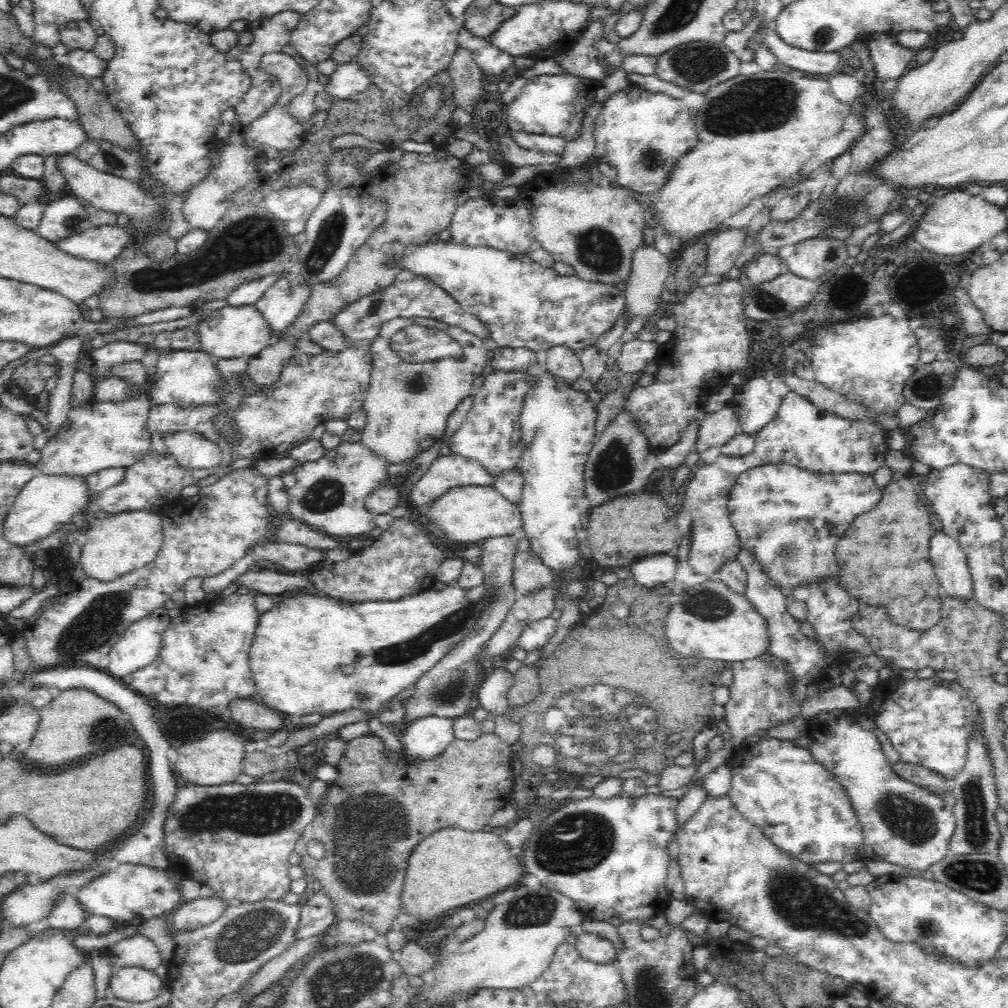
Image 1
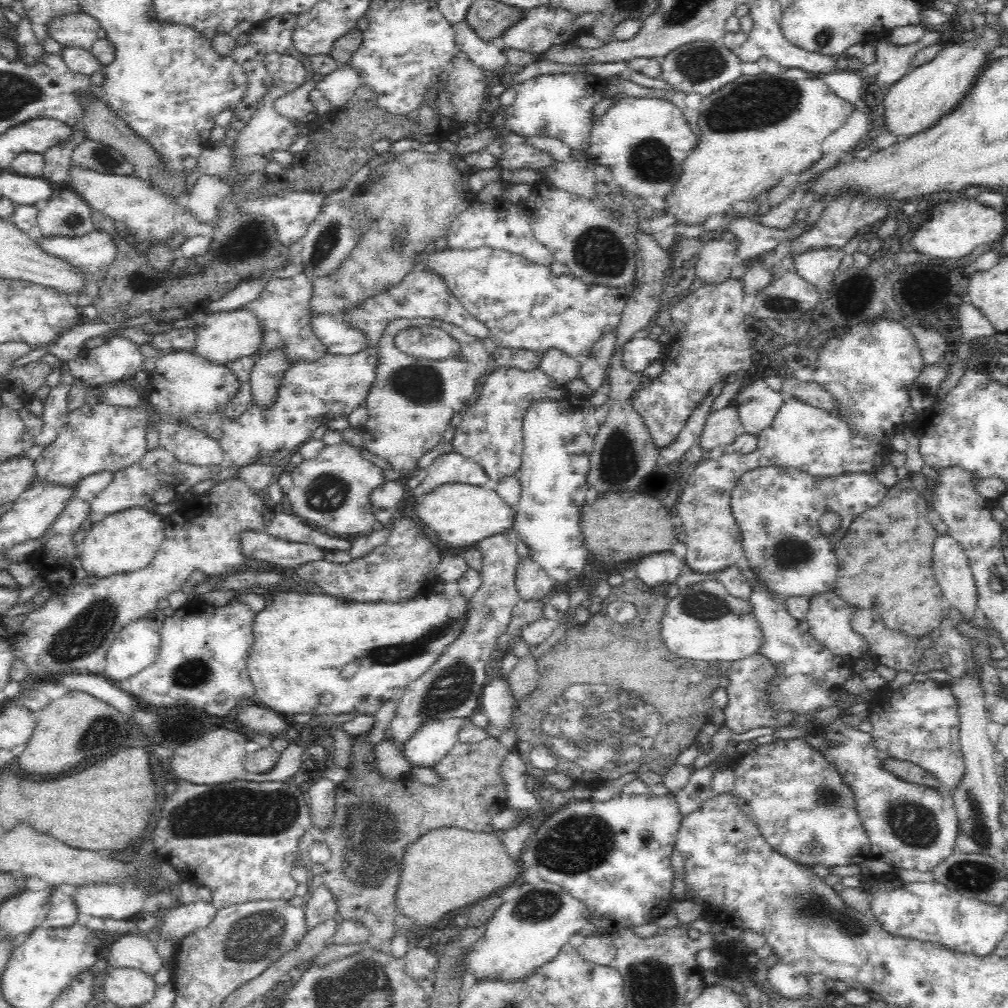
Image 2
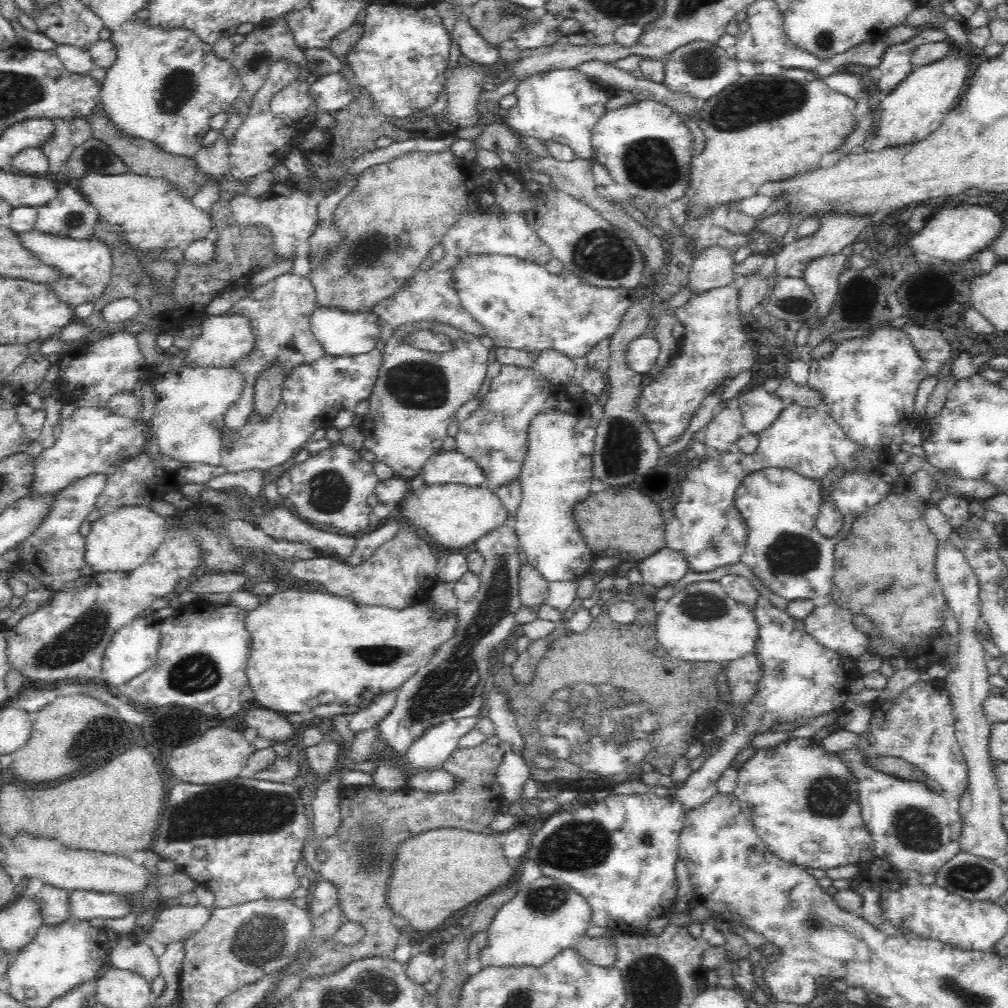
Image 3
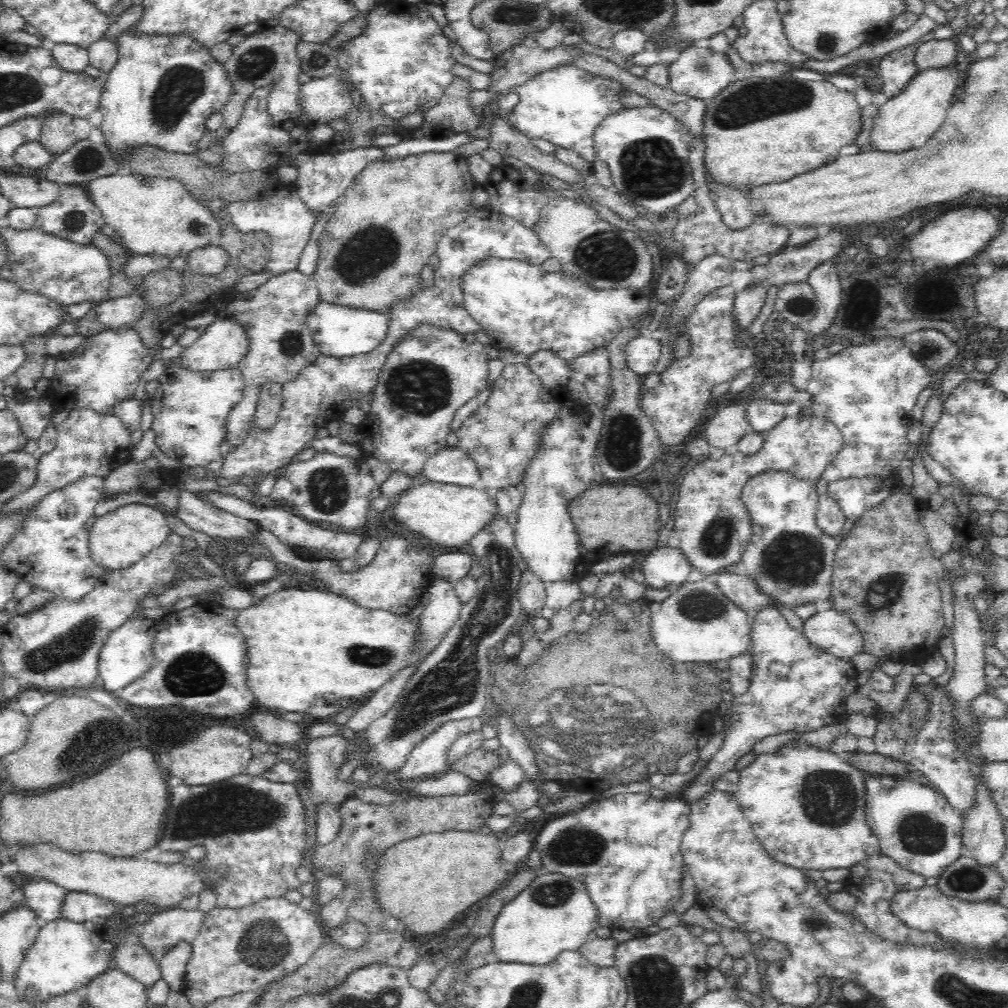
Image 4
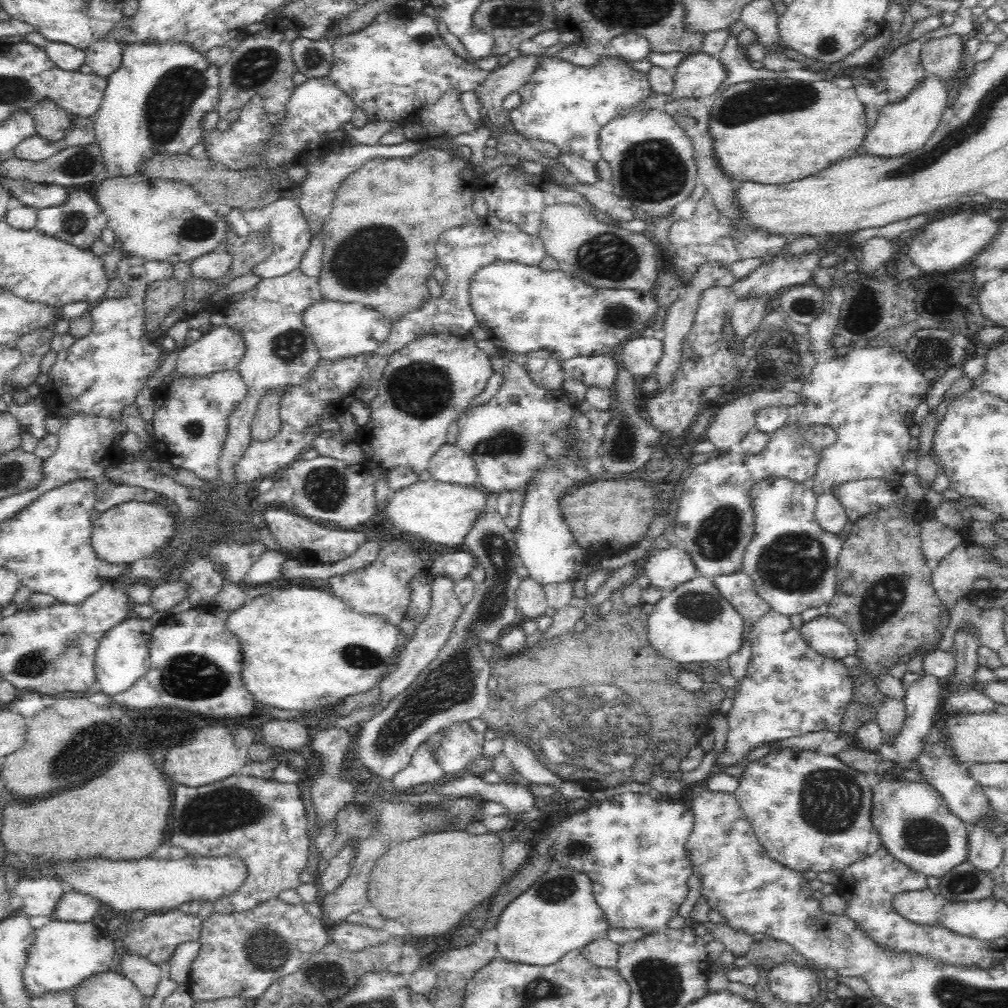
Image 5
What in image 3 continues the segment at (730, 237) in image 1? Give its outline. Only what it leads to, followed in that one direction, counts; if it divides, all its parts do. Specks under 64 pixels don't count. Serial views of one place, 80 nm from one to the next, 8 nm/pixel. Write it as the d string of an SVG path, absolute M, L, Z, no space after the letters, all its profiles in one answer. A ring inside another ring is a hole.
M711 246L704 254L693 260L687 287L691 296L701 295L721 286L730 284L734 273L733 258L726 247Z

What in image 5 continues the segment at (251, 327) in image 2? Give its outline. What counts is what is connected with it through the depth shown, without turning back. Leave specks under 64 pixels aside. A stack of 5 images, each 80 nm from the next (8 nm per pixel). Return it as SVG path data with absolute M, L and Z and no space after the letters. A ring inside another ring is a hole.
M226 325L208 327L198 342L179 352L175 370L186 378L202 378L234 370L244 352L244 341L238 331Z

